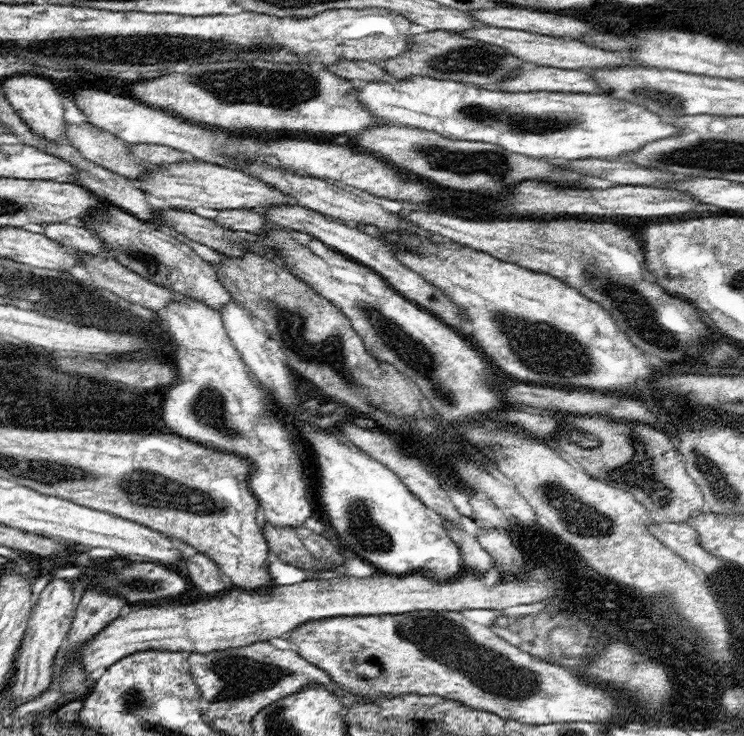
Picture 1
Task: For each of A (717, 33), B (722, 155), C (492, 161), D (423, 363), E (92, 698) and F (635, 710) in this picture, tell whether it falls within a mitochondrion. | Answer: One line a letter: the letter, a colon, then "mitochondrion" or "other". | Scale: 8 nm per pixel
A: other
B: mitochondrion
C: mitochondrion
D: mitochondrion
E: other
F: other

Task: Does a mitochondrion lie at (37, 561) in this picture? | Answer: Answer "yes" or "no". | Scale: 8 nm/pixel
no

